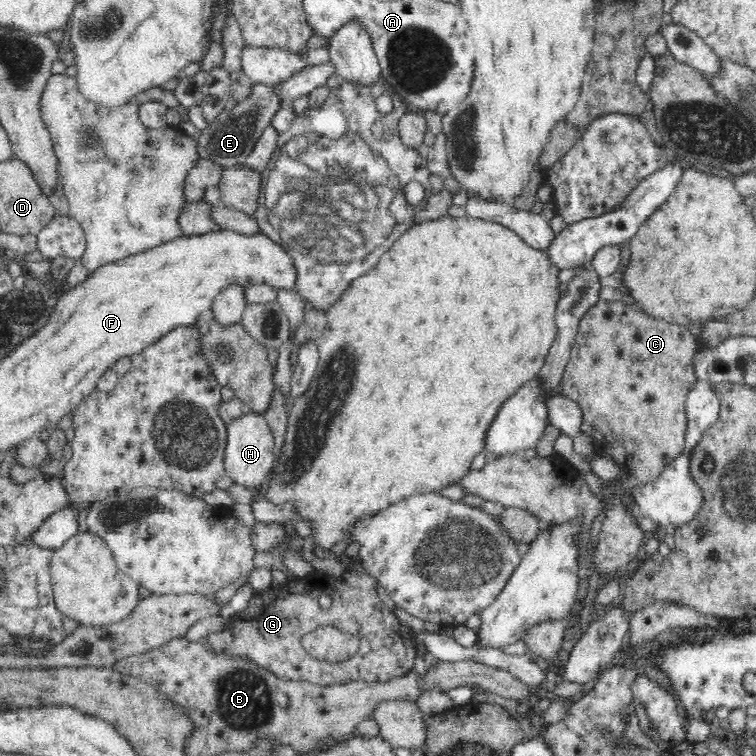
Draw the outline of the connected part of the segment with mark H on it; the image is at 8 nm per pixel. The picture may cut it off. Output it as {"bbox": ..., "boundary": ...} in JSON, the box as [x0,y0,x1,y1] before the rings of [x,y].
{"bbox":[224,411,274,491],"boundary":[[[248,411],[240,418],[225,425],[226,446],[224,448],[224,470],[235,485],[242,486],[248,491],[258,491],[268,480],[274,463],[274,439],[270,433],[267,420],[258,413]]]}

